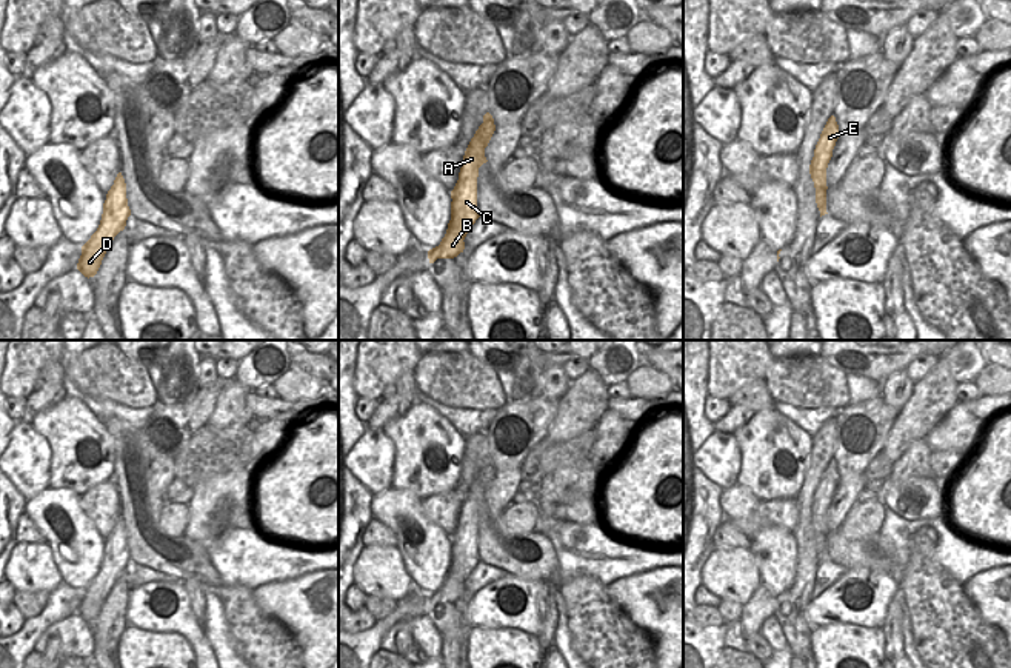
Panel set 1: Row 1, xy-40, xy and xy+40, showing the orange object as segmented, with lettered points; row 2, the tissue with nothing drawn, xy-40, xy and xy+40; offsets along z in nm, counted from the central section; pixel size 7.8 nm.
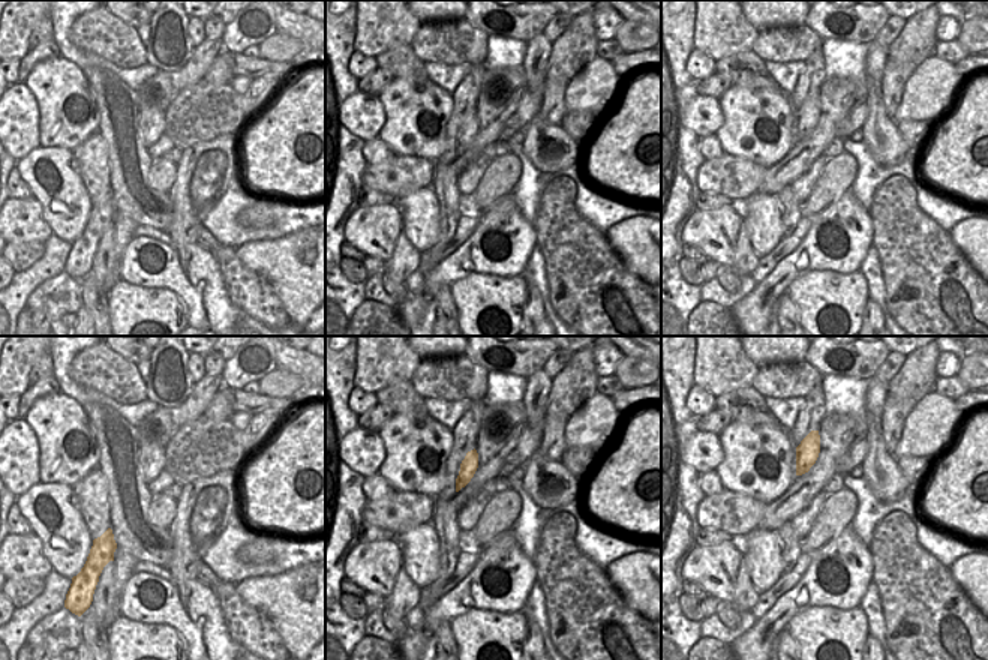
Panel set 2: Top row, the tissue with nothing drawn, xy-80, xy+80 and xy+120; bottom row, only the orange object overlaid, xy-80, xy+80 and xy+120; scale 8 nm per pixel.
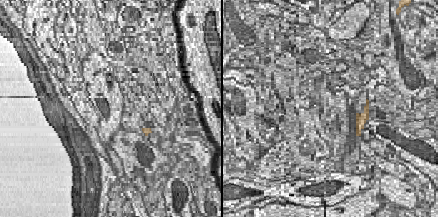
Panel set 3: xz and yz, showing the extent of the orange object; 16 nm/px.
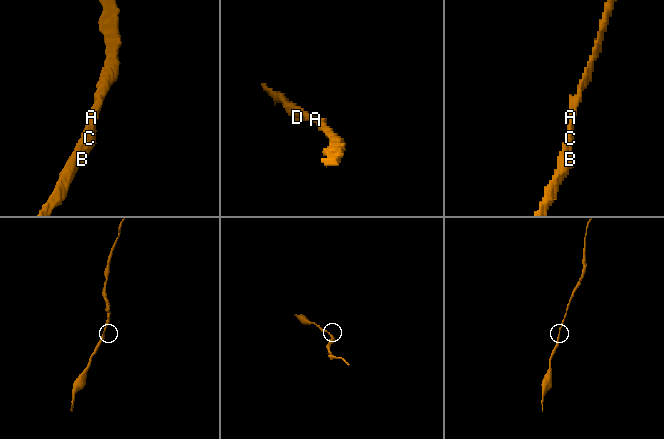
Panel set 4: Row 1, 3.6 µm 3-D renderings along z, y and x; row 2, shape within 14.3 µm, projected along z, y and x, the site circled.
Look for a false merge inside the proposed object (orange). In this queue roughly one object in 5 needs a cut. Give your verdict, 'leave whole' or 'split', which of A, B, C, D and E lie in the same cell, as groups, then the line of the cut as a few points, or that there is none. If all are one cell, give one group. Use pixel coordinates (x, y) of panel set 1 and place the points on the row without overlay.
leave whole; groups A B C D E; cut none

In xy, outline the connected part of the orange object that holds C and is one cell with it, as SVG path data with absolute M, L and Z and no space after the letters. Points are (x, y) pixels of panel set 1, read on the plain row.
M489 457L483 460L483 468L471 483L459 517L459 525L451 536L451 565L440 590L428 596L429 608L437 603L454 603L465 594L465 582L469 573L480 562L477 554L477 522L479 513L486 508L485 493L495 476L494 463Z

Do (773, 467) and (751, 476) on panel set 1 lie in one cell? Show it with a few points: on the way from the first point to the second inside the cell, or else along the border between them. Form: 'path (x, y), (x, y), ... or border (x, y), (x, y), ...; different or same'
path (768, 468), (756, 473); same

